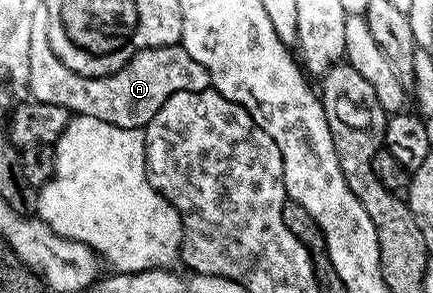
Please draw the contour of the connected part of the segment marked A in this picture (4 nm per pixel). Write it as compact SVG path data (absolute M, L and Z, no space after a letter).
M44 19L31 22L31 66L27 89L29 96L39 102L63 106L70 114L99 118L111 126L144 129L155 118L159 106L180 92L201 92L210 87L209 75L187 50L176 44L166 48L139 50L119 70L110 76L84 76L75 74L55 58L49 45L49 26Z

